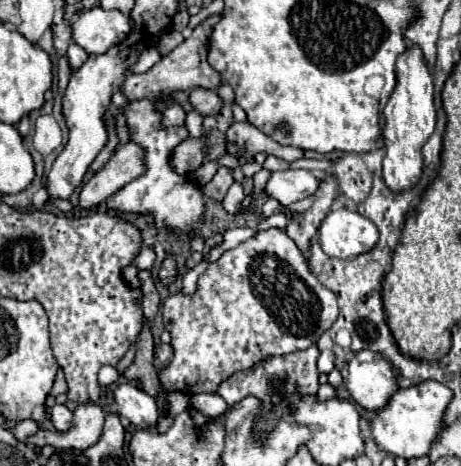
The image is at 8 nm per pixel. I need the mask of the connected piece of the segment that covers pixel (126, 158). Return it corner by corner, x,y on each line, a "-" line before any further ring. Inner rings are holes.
131,141
125,143
107,161
107,165
101,171
97,171
87,185
83,185
79,193
79,207
81,209
99,207
109,195
119,191
131,179
137,179
143,171
145,171
143,149

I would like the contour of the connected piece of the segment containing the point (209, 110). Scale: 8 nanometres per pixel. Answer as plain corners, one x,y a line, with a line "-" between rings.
193,89
191,97
189,97
193,109
197,109
203,117
205,115
217,115
223,107
223,99
213,91
213,89

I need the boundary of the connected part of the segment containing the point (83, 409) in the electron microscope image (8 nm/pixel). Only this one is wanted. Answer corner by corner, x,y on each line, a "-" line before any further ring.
83,403
73,413
73,425
69,431
49,431
39,429
33,437
29,437
29,443
37,449
43,449
45,445
51,445
55,449
87,449
89,445
95,445
101,437
103,429
103,411
95,403

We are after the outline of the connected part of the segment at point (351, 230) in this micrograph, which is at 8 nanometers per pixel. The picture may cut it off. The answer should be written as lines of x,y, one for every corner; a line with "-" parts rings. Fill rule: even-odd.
347,207
331,211
319,227
319,243
329,257
353,259
377,245
377,227

